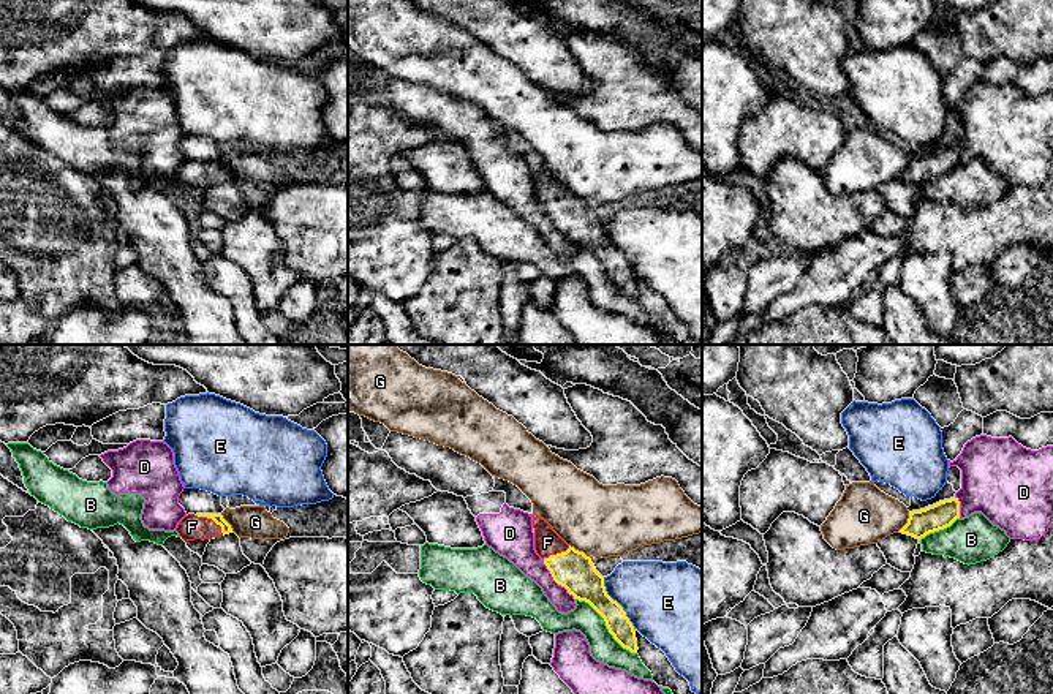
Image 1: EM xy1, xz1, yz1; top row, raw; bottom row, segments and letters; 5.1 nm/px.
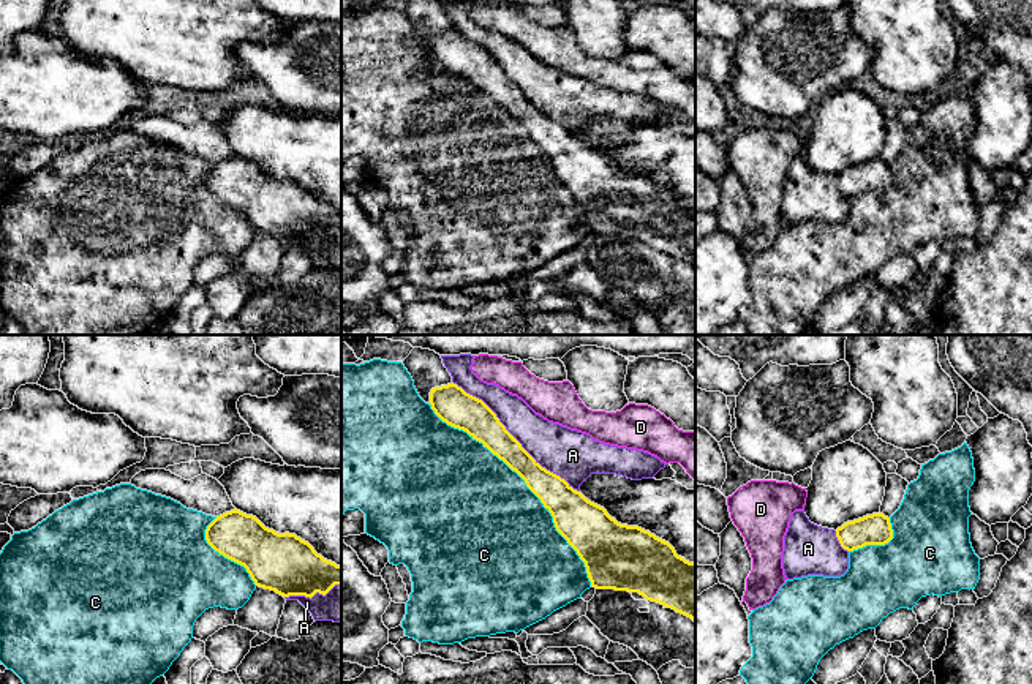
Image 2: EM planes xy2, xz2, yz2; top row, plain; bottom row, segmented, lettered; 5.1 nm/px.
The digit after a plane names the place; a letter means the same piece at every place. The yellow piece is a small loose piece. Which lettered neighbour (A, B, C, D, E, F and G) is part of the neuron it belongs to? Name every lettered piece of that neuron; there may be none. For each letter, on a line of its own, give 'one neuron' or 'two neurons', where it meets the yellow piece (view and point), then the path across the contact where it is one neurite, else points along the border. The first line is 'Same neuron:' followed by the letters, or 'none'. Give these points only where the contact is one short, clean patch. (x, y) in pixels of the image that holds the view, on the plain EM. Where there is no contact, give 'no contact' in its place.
Same neuron: F
A: two neurons | xz2 (514, 84)
B: two neurons | xz1 (606, 271)
C: two neurons | xz2 (525, 128)
D: two neurons | xz1 (555, 226)
E: two neurons | xz1 (617, 248)
F: one neuron | xy1 (212, 165) | across xy1 (218, 165), (212, 165), (206, 171), (192, 173)
G: two neurons | xz1 (581, 198) | along xz1 (569, 190), (590, 204)

